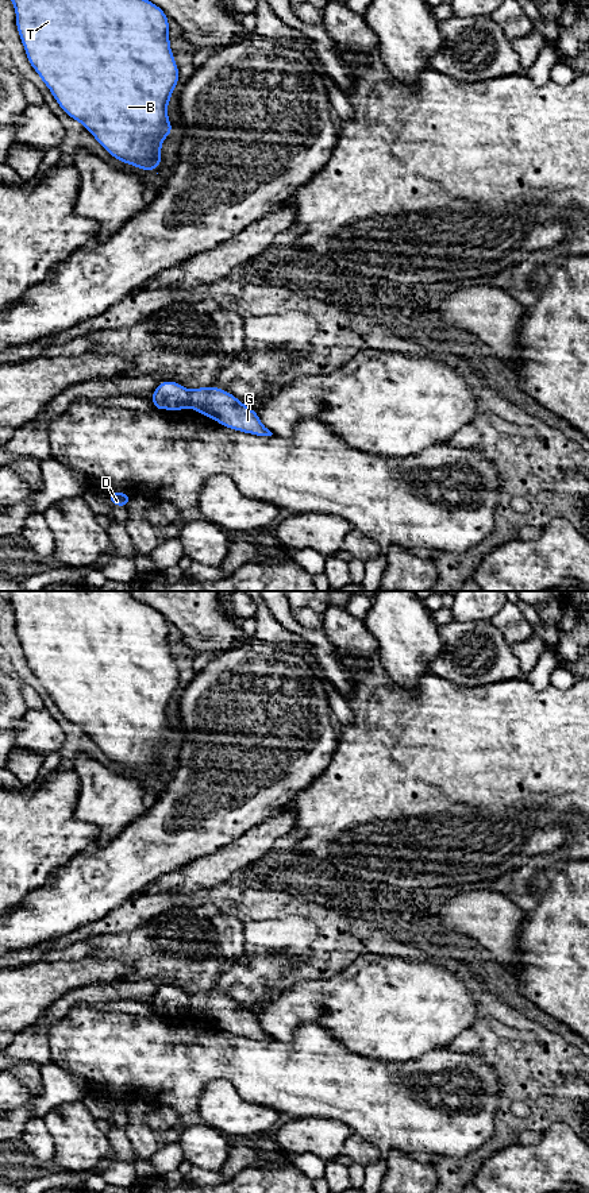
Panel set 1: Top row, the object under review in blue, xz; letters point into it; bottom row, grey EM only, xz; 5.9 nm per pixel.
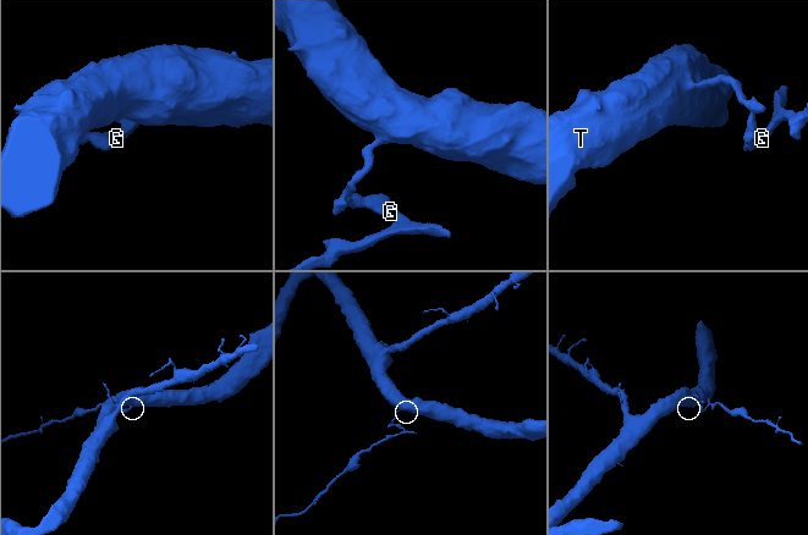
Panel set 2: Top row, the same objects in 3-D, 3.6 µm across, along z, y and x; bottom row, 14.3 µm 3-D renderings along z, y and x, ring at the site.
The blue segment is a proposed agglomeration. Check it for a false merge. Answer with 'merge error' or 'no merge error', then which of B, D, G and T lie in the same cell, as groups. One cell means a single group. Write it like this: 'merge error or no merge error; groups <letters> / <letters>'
merge error; groups B T / D G

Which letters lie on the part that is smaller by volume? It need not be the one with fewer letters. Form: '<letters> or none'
D, G

